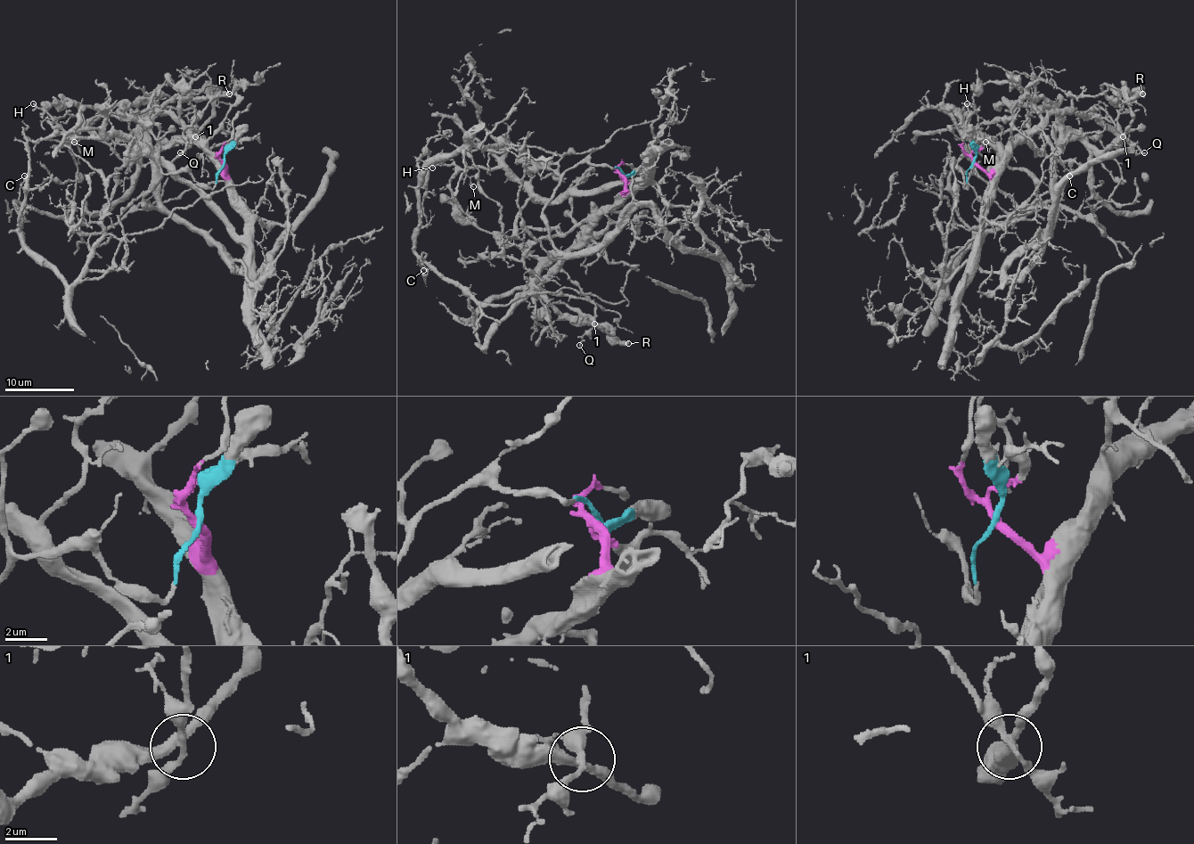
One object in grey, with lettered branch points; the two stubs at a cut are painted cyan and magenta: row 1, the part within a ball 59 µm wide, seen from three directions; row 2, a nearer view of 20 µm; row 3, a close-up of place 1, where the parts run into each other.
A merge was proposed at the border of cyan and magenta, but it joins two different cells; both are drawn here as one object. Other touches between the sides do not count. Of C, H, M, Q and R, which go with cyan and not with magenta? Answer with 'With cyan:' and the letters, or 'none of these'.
With cyan: C, R

